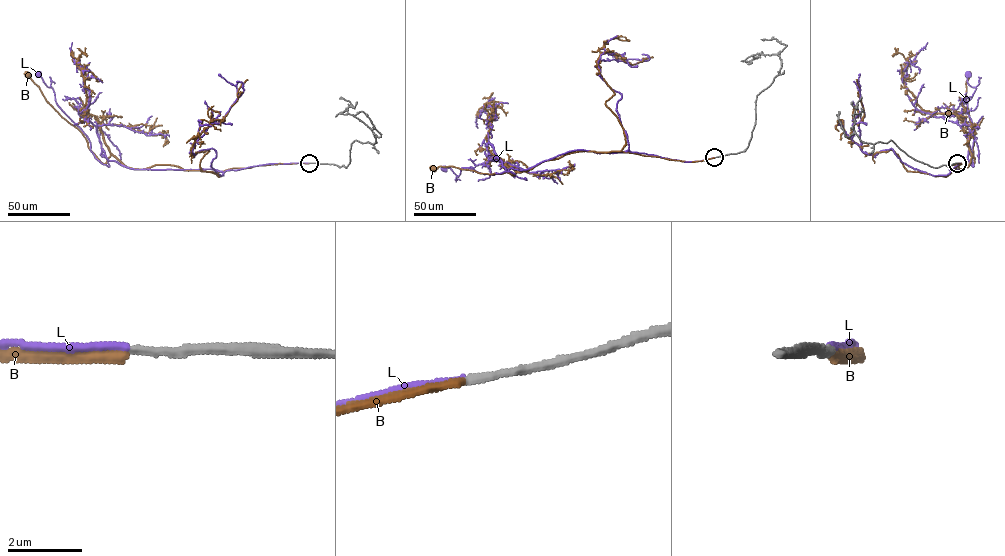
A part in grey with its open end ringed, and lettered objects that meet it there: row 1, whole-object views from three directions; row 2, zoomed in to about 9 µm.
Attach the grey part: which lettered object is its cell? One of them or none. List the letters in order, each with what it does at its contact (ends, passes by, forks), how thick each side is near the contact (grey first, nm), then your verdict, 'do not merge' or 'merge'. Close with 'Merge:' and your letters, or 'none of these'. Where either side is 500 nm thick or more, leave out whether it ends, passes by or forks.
B: it ends there; 240 nm thick on the grey side, 240 nm on the other; do not merge
L: it ends there; 240 nm thick on the grey side, 220 nm on the other; merge
Merge: L

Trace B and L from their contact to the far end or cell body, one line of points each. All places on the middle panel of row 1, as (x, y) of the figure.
B: (714, 157), (687, 162), (621, 151), (583, 151), (544, 160), (514, 175), (451, 166), (433, 168)
L: (714, 157), (683, 161), (629, 151), (582, 149), (507, 171), (515, 174), (463, 167), (457, 176), (444, 168)

